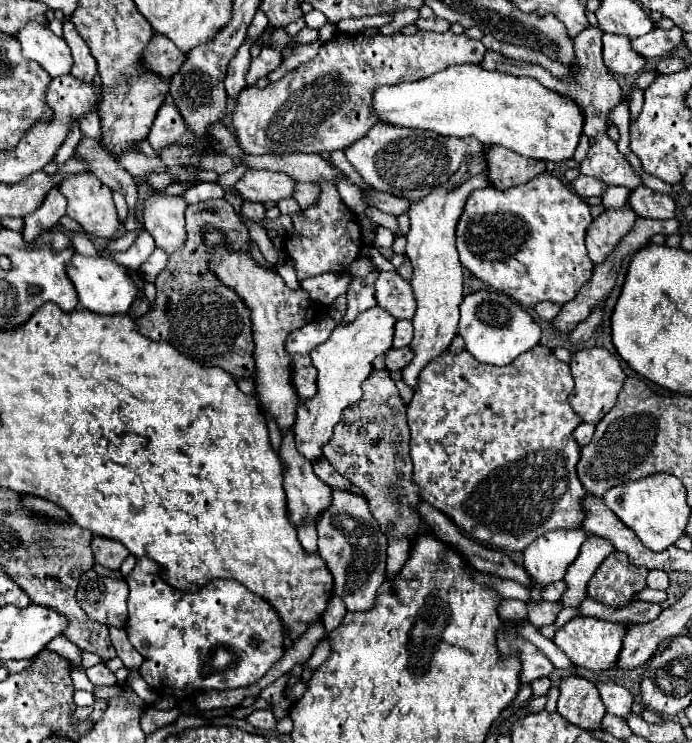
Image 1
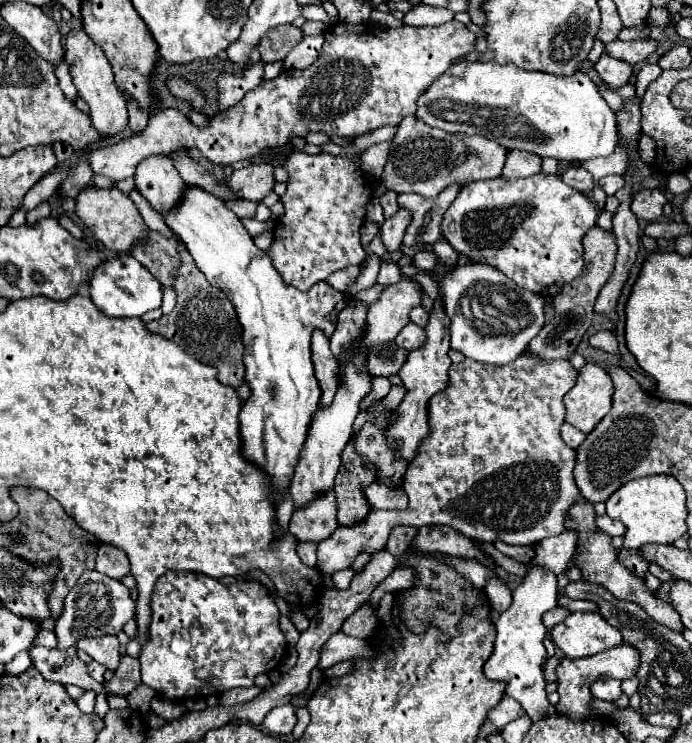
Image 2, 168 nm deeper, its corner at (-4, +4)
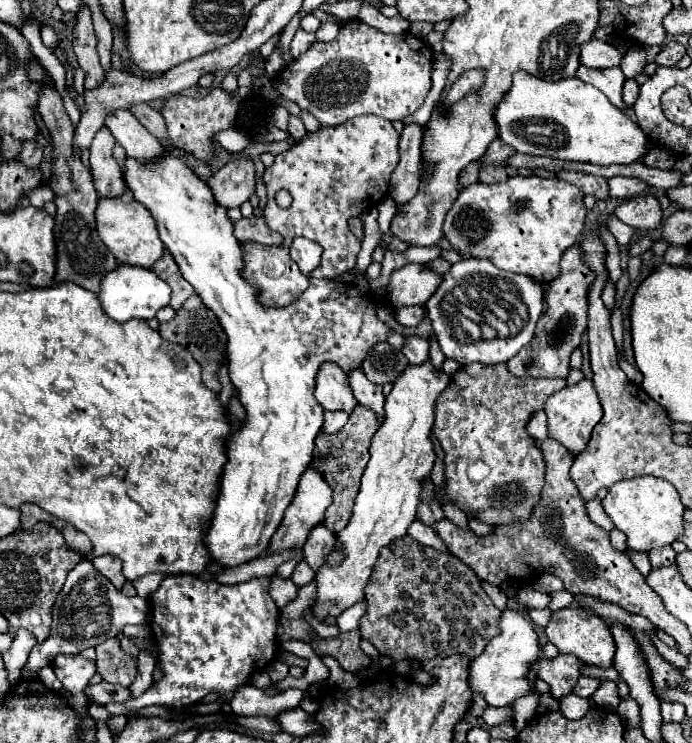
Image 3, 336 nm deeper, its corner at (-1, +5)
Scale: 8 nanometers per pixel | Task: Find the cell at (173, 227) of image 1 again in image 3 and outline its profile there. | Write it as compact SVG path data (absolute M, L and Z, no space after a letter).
M115 109L109 113L109 117L105 117L105 127L111 131L115 141L123 145L127 157L151 161L165 153L159 141L127 109Z

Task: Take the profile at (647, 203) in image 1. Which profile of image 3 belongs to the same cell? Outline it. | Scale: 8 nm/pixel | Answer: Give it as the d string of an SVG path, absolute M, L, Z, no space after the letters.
M639 195L623 201L615 209L617 219L631 225L633 229L655 229L661 223L661 207L653 195Z

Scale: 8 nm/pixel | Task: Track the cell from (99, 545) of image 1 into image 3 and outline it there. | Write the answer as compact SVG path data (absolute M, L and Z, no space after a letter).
M111 555L95 557L95 559L93 559L93 565L95 565L95 569L97 569L101 575L105 575L117 589L123 587L125 577L123 577L123 573L121 573L121 561L119 561L117 557L111 557Z

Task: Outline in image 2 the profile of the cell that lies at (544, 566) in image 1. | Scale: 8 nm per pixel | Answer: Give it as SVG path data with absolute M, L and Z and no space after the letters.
M528 564L528 572L524 574L522 584L514 590L514 600L506 612L502 612L496 618L496 642L494 642L494 652L484 664L484 674L492 680L504 680L506 694L518 700L524 708L524 712L536 722L540 718L552 716L556 708L548 702L546 698L546 678L542 672L542 664L546 662L548 654L542 644L546 636L546 626L542 624L542 614L556 608L556 598L558 598L558 576L544 568L544 566L534 566Z

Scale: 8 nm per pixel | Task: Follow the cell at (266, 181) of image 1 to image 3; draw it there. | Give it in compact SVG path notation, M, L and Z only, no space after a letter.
M237 159L225 163L207 179L217 205L231 209L239 207L255 191L255 166L251 159Z

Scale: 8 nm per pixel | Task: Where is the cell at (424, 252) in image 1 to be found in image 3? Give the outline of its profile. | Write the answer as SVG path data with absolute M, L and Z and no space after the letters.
M431 361L425 365L409 365L385 399L385 421L373 435L371 459L361 479L361 491L355 499L353 515L349 525L339 531L335 539L335 549L343 553L343 561L339 565L321 565L315 575L317 593L311 611L317 621L323 623L327 617L339 617L347 607L363 599L363 587L369 581L379 549L393 539L403 537L413 523L421 483L429 477L435 461L433 445L429 441L429 431L435 419L433 405L449 381L451 379L443 371L437 371Z

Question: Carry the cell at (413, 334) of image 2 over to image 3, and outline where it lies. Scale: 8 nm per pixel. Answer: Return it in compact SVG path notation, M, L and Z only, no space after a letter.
M407 337L403 355L409 359L411 365L421 365L429 359L429 343L421 337Z

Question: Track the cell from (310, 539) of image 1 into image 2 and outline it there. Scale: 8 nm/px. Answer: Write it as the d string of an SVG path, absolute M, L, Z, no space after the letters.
M300 542L298 544L298 556L300 556L300 560L304 562L304 564L308 564L308 566L316 566L316 548L318 548L318 544L316 542Z

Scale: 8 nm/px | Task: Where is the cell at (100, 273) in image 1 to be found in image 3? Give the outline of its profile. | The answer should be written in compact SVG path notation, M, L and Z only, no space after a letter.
M119 265L115 271L107 273L101 281L101 293L99 301L103 305L103 311L115 319L115 321L129 321L129 319L151 319L155 313L169 305L171 301L171 287L159 279L151 269L141 267L129 267Z

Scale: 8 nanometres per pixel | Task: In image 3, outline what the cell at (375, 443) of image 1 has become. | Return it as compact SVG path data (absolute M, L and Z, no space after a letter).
M409 535L391 541L385 545L375 561L371 579L365 587L367 611L359 621L361 637L377 647L377 651L393 661L401 659L433 659L437 655L463 655L469 659L477 659L487 643L501 633L499 617L501 611L493 605L489 595L481 587L481 579L461 563L457 557L449 553L435 551L431 547L419 545Z

